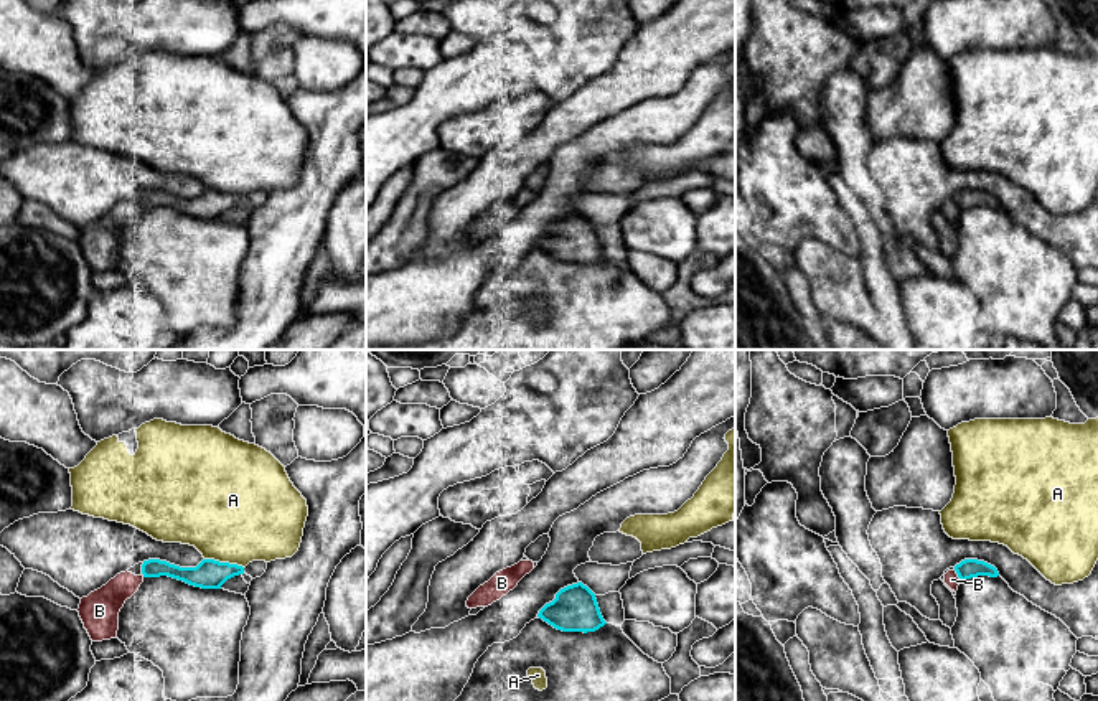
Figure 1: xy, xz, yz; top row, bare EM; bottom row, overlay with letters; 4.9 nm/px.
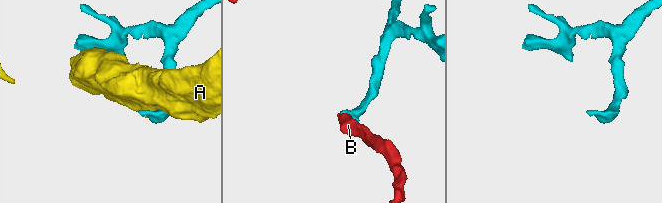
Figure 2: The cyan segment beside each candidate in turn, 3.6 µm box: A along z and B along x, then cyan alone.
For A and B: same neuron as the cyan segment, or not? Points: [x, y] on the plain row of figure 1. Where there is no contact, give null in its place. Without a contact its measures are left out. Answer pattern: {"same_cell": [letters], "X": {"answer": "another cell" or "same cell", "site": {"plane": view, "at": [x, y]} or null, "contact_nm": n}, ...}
{"same_cell": ["B"], "A": {"answer": "another cell", "site": {"plane": "xy", "at": [225, 193]}, "contact_nm": 200}, "B": {"answer": "same cell", "site": {"plane": "yz", "at": [957, 203]}, "contact_nm": 60}}

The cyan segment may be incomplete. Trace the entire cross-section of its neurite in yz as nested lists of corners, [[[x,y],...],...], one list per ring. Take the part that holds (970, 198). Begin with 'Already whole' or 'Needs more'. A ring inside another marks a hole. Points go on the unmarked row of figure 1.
Needs more. [[[964,190],[960,195],[956,195],[953,201],[948,201],[945,205],[945,214],[956,223],[961,211],[978,206],[997,208],[999,203],[994,196],[984,191]]]

